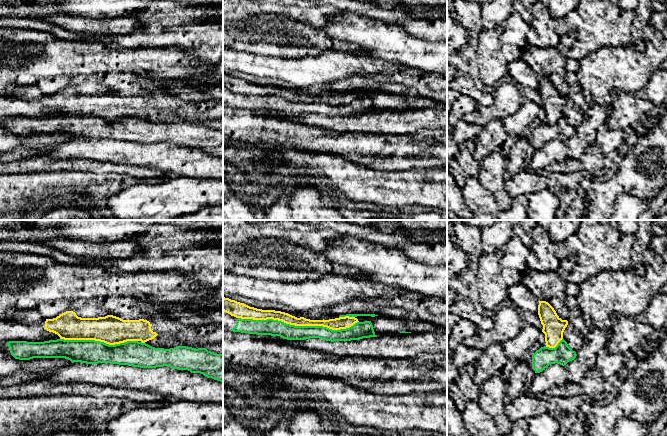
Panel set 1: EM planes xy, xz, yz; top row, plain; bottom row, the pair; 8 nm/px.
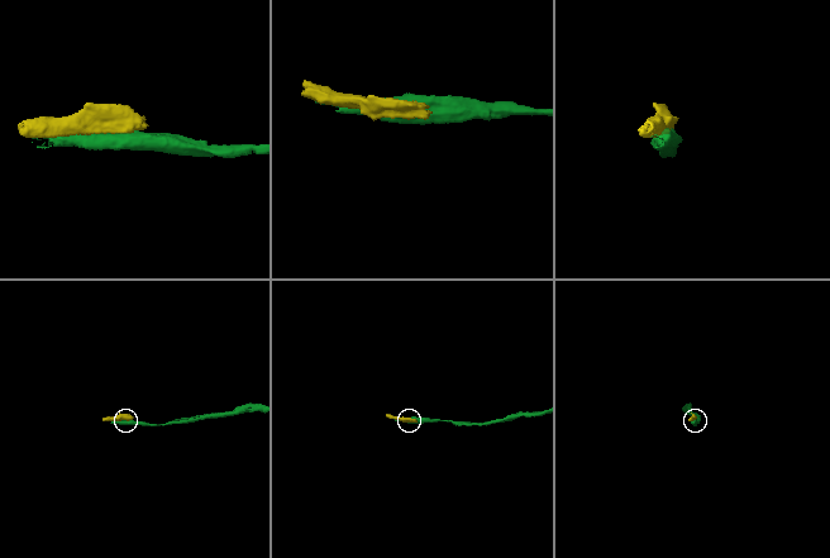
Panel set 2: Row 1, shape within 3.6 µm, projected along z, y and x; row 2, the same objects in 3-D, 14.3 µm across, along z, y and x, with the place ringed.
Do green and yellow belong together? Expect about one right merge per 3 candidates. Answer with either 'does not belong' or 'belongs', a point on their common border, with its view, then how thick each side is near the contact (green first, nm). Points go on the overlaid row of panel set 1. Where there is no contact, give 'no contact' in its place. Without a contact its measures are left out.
does not belong | xz (298, 326) | 130/80 nm

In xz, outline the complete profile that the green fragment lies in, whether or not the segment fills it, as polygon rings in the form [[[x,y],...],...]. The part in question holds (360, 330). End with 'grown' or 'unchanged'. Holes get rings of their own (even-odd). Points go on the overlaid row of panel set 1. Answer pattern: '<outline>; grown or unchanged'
[[[223,311],[223,329],[257,335],[280,336],[287,340],[319,338],[326,341],[351,341],[377,337],[371,321],[357,322],[353,326],[332,330],[323,326],[295,326],[282,321],[267,319],[241,319]]]; grown

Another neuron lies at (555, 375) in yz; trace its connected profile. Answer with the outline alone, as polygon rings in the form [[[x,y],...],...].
[[[551,364],[542,372],[536,373],[530,386],[535,394],[546,393],[554,387],[561,387],[568,383],[567,372],[560,364]]]

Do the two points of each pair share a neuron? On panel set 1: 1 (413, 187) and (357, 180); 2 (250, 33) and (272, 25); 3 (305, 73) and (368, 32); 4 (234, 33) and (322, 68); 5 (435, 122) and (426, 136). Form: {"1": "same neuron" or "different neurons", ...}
{"1": "same neuron", "2": "same neuron", "3": "different neurons", "4": "different neurons", "5": "different neurons"}

